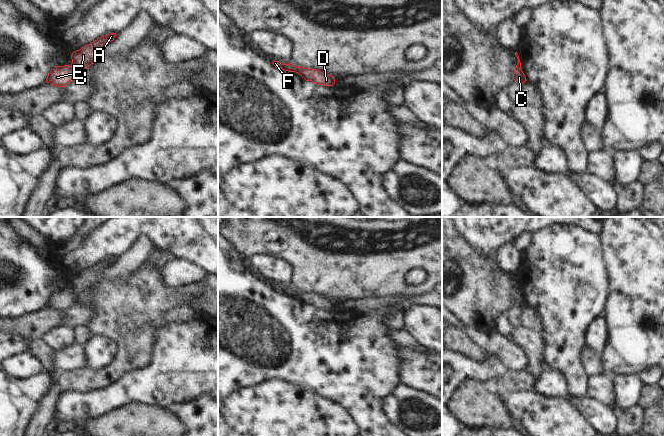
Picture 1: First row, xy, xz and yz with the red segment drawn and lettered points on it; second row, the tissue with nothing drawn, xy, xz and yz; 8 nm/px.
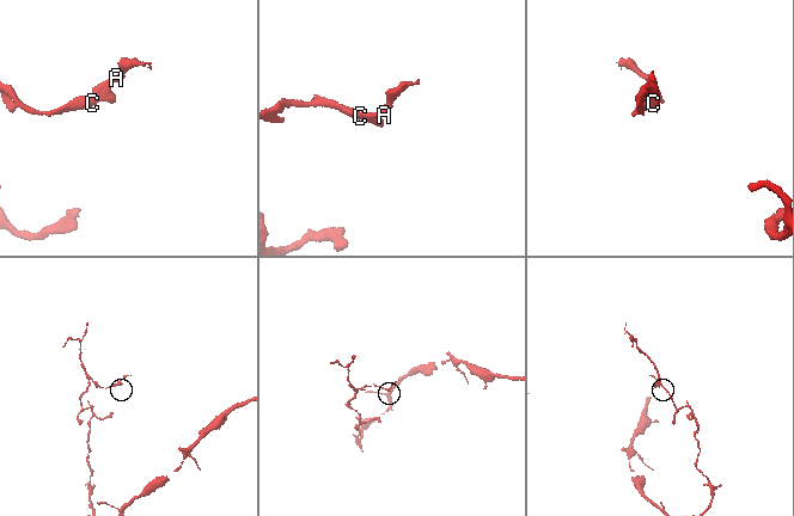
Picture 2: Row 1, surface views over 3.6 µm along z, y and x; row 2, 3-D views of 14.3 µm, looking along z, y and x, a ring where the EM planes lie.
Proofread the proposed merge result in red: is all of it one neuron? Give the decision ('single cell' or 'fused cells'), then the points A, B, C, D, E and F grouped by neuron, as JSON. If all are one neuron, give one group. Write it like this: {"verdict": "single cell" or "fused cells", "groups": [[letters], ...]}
{"verdict": "fused cells", "groups": [["A", "B", "D"], ["C", "E", "F"]]}

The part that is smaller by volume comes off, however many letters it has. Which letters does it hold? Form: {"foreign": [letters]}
{"foreign": ["A", "B", "D"]}

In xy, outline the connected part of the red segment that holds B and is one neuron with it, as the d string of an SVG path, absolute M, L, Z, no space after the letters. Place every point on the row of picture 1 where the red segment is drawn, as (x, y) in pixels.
M110 33L102 36L81 49L74 51L71 55L71 67L76 71L88 68L97 60L98 54L103 50L104 45L113 41L116 35L116 33Z

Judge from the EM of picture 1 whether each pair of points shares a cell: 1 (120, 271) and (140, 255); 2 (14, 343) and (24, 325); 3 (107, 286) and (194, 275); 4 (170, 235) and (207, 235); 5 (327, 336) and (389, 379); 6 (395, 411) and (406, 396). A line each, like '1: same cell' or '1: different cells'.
1: same cell
2: different cells
3: different cells
4: same cell
5: same cell
6: same cell

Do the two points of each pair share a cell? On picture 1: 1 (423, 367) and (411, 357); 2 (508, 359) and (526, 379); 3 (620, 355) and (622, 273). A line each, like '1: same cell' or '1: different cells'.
1: same cell
2: different cells
3: same cell

